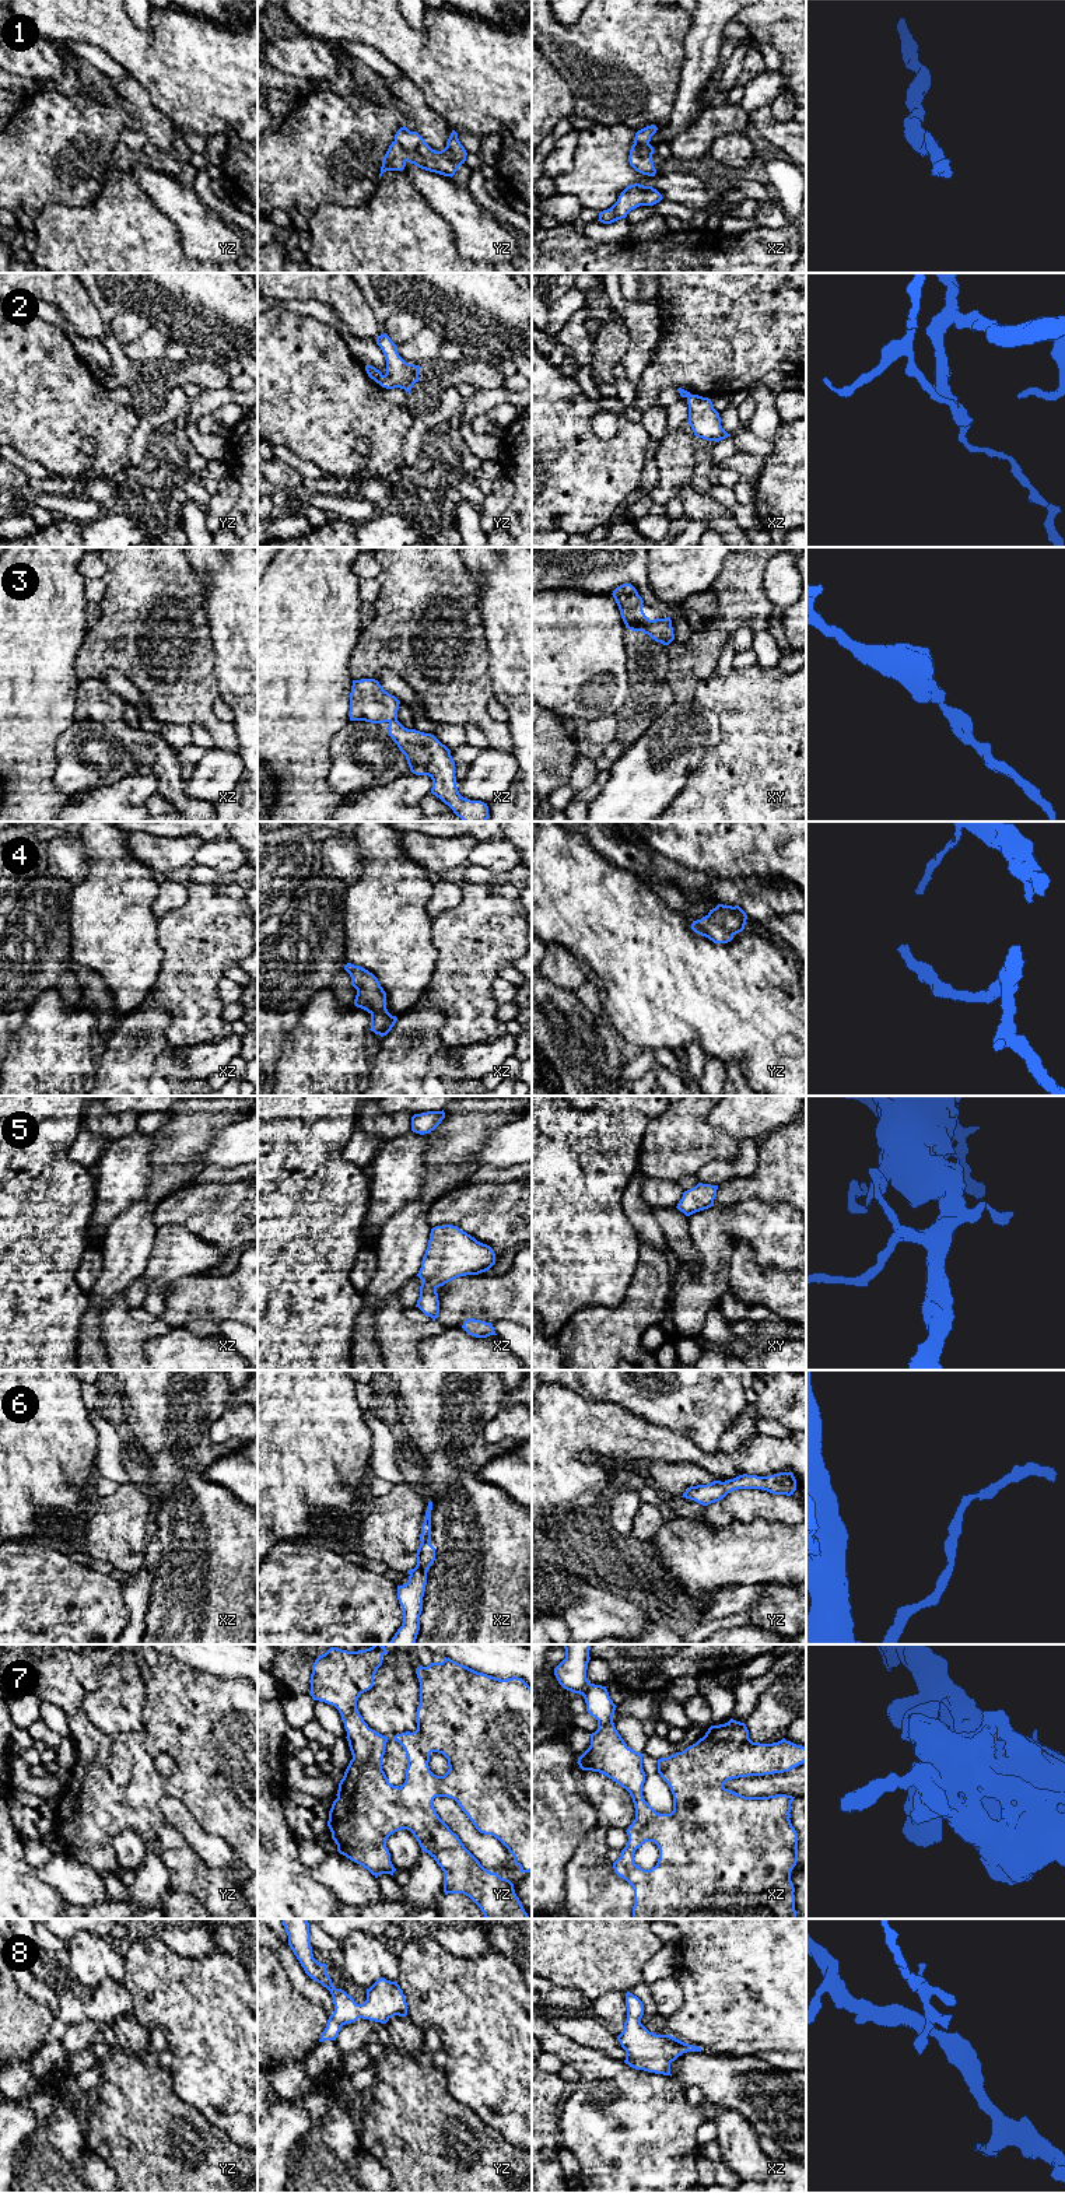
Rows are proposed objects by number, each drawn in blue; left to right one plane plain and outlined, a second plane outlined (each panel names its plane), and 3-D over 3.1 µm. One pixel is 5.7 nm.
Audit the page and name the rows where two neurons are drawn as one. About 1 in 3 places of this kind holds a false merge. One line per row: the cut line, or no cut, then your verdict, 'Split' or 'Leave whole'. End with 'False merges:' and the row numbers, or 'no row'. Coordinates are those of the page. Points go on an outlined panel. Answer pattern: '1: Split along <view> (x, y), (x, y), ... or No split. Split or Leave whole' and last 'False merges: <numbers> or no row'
1: No split. Leave whole
2: Split along yz (384, 375), (378, 382). Split
3: No split. Leave whole
4: No split. Leave whole
5: No split. Leave whole
6: No split. Leave whole
7: No split. Leave whole
8: No split. Leave whole
False merges: 2

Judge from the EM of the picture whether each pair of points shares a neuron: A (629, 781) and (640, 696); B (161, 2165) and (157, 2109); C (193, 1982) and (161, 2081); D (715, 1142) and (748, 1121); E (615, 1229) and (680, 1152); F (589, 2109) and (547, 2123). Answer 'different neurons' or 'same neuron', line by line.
A: different neurons
B: same neuron
C: different neurons
D: different neurons
E: different neurons
F: different neurons

